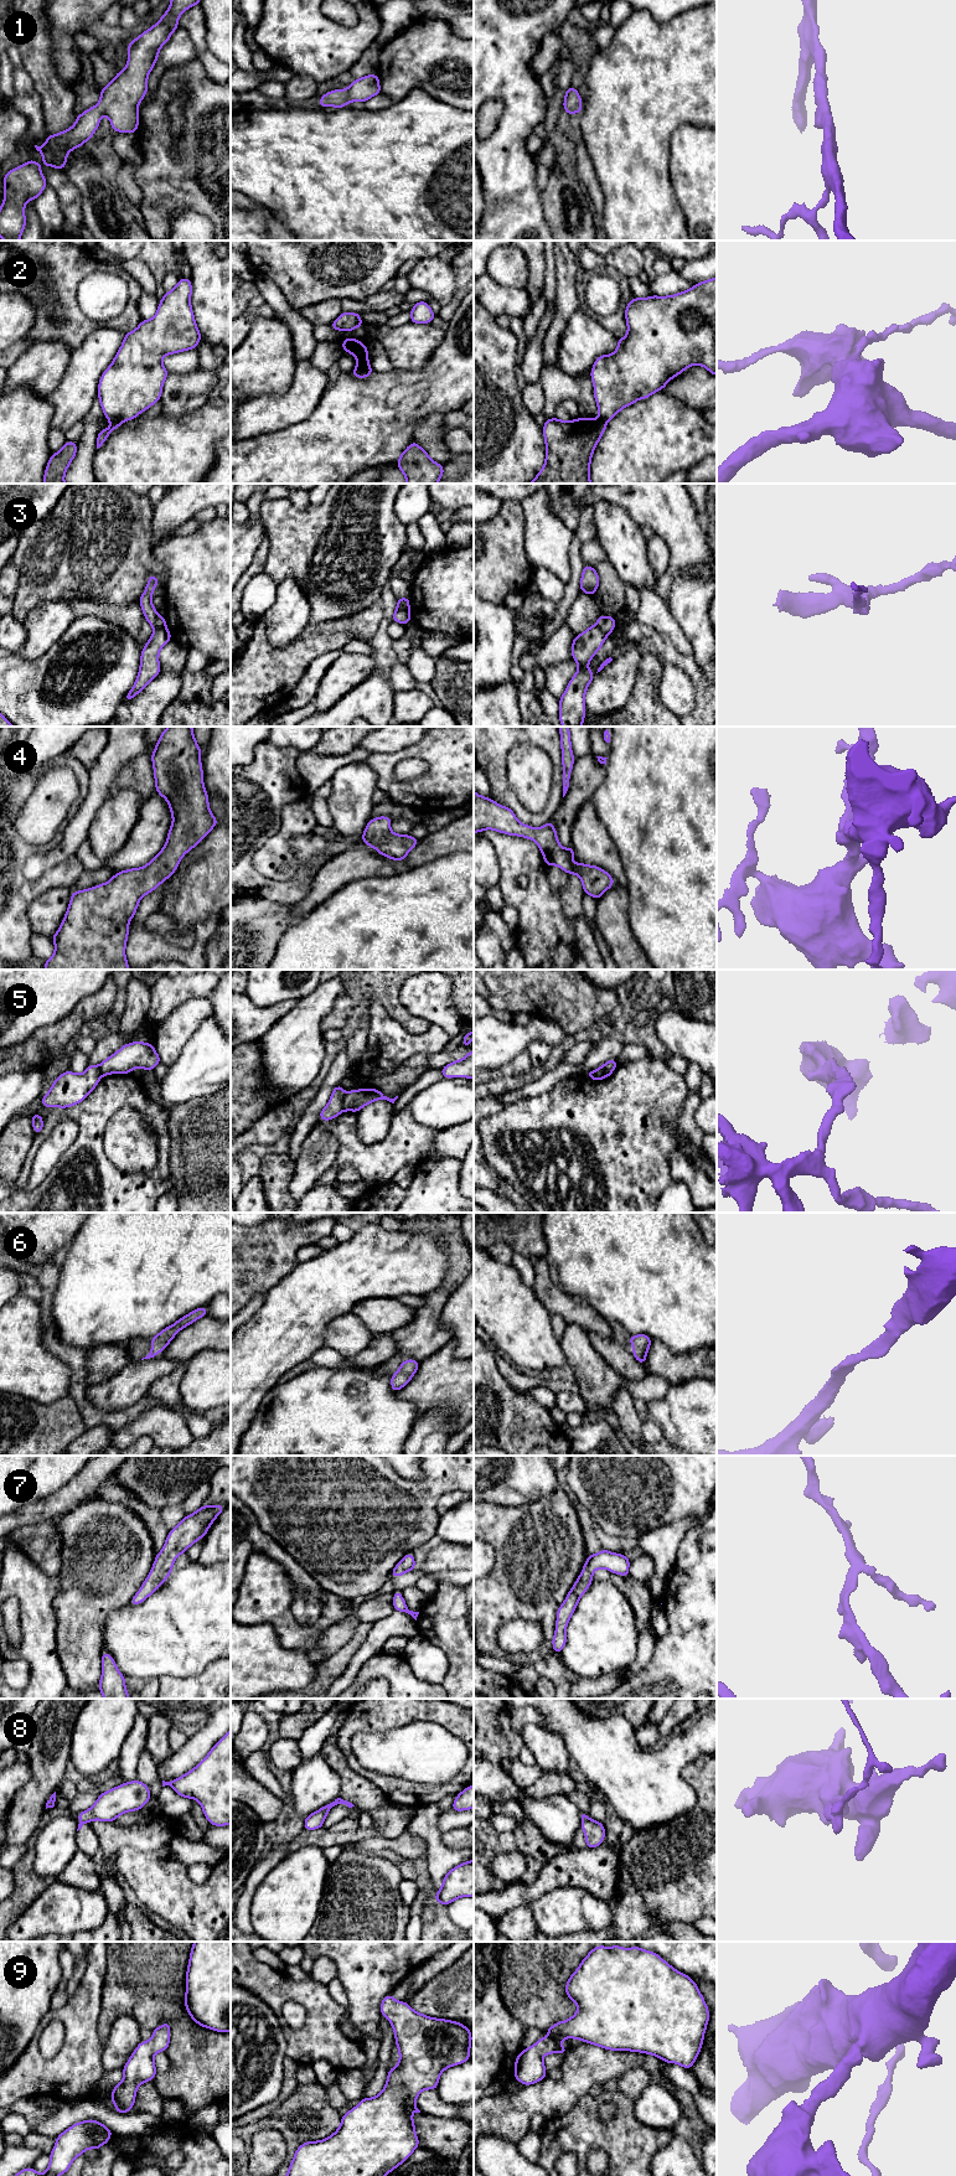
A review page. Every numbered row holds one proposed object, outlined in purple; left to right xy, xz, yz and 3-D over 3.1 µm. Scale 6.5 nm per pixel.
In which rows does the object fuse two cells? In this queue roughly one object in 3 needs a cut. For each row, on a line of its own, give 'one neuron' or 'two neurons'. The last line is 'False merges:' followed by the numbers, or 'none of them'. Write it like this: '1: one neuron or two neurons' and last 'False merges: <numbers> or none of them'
1: one neuron
2: two neurons
3: two neurons
4: one neuron
5: two neurons
6: one neuron
7: one neuron
8: two neurons
9: one neuron
False merges: 2, 3, 5, 8

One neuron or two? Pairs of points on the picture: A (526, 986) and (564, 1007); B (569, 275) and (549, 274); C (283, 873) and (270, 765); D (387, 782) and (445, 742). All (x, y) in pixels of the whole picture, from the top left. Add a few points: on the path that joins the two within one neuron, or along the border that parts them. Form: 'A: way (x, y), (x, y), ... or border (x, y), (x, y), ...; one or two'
A: way (536, 986), (543, 986), (554, 997); one
B: border (553, 253), (556, 303); two
C: border (288, 805), (282, 812), (282, 825), (275, 835); two
D: way (391, 764), (399, 755), (427, 749); one

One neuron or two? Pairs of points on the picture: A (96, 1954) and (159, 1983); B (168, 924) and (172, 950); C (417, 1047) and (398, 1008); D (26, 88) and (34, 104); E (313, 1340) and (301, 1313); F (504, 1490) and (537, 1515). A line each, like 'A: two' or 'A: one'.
A: two
B: two
C: two
D: one
E: one
F: two

